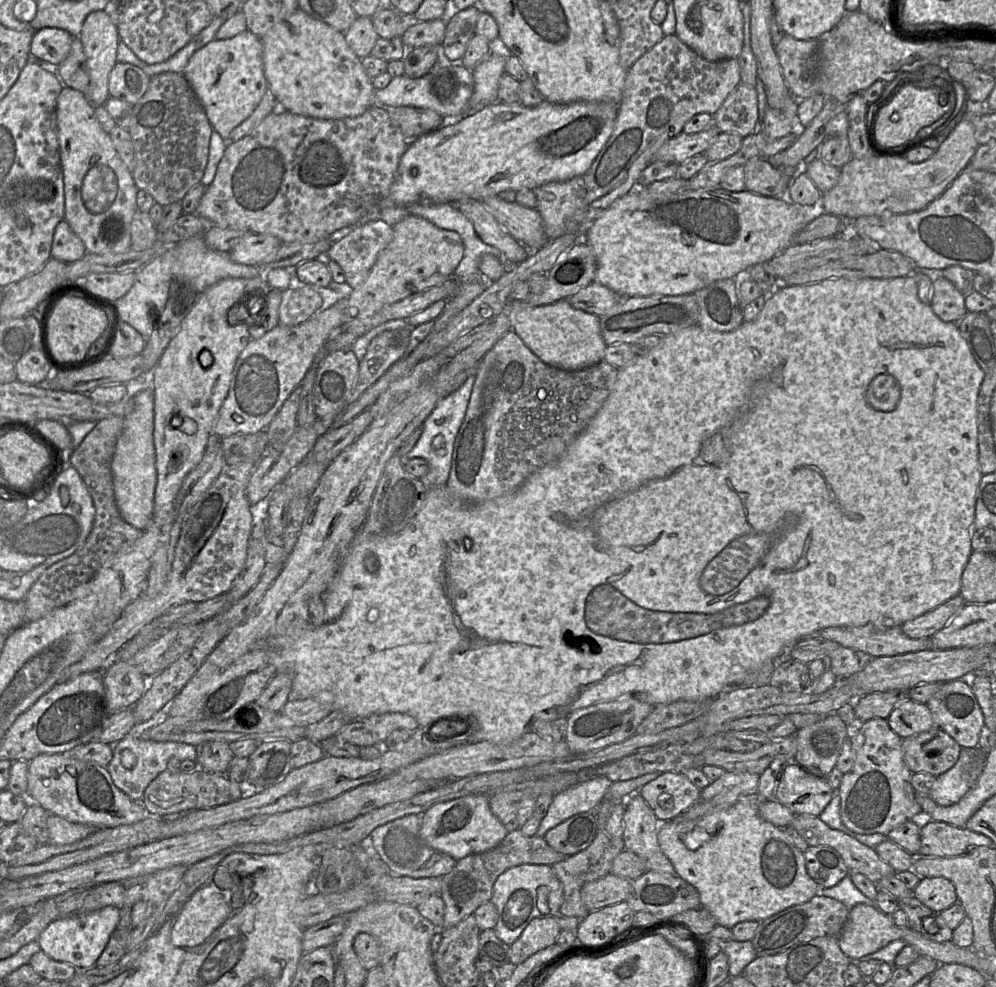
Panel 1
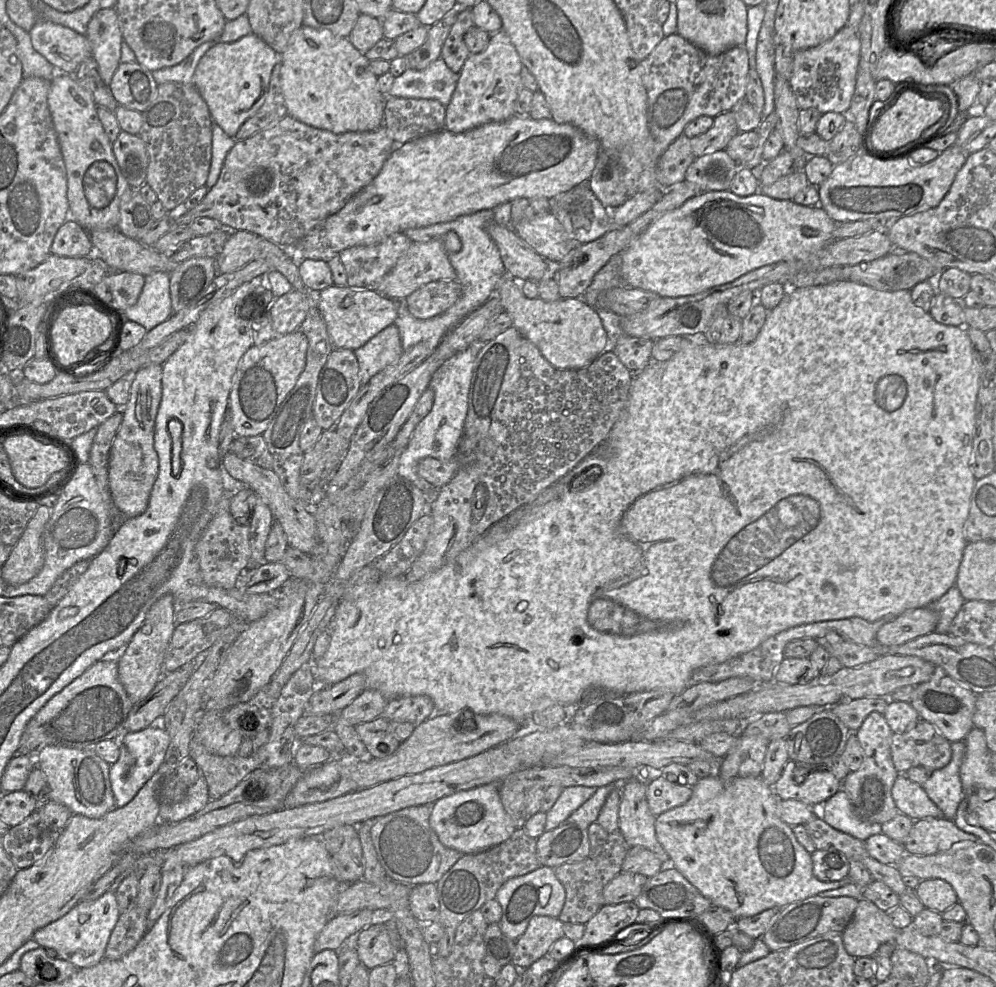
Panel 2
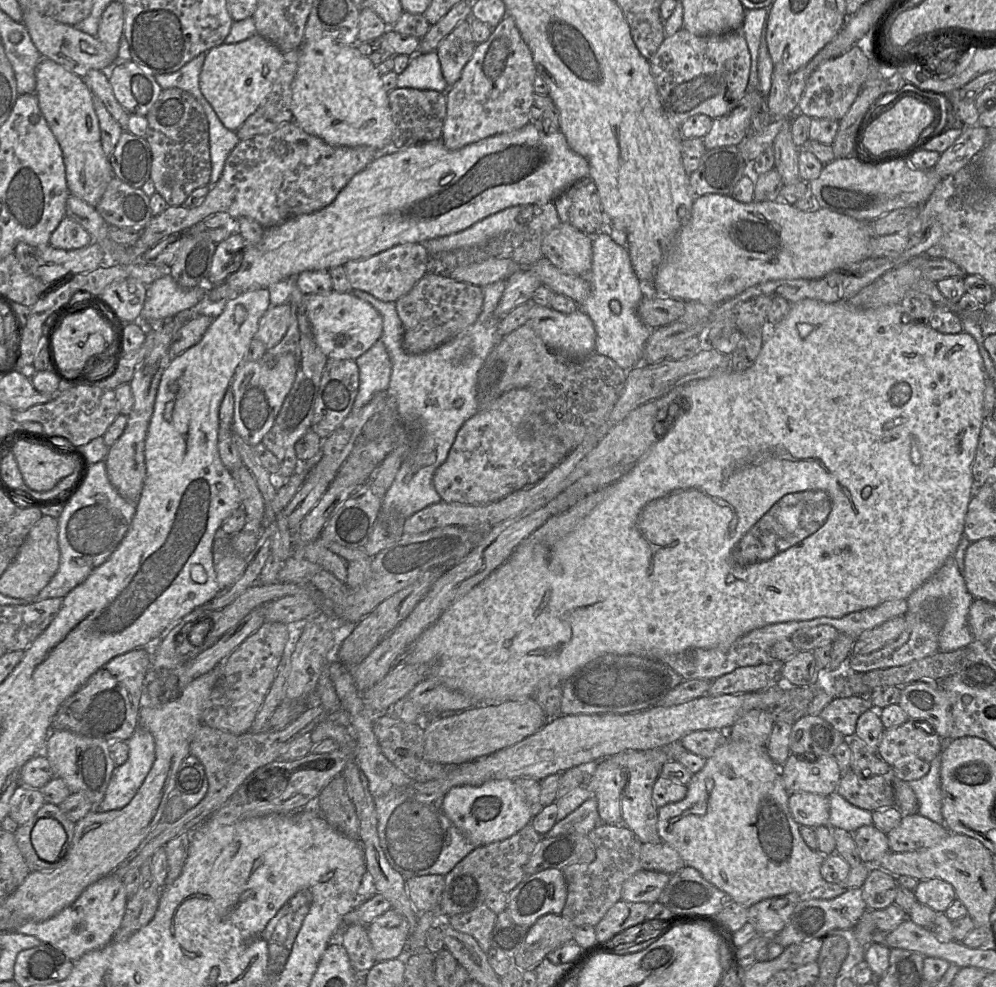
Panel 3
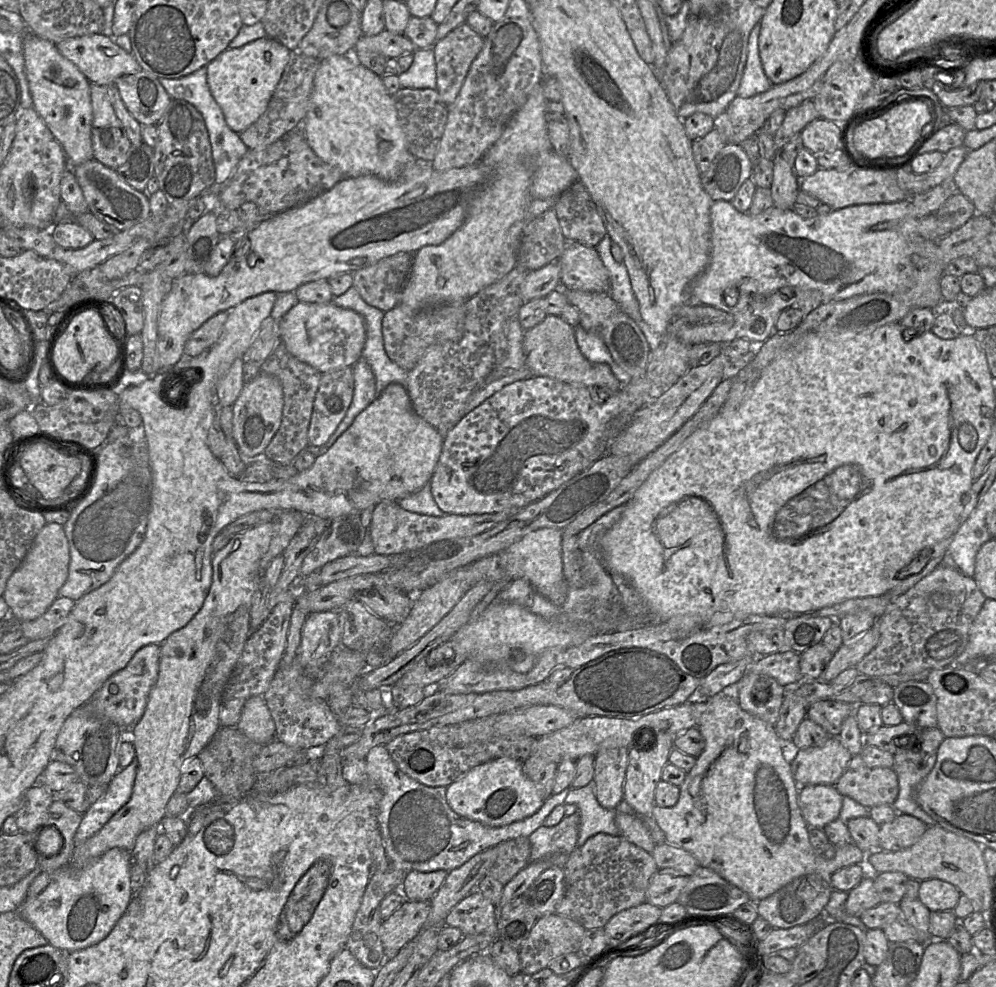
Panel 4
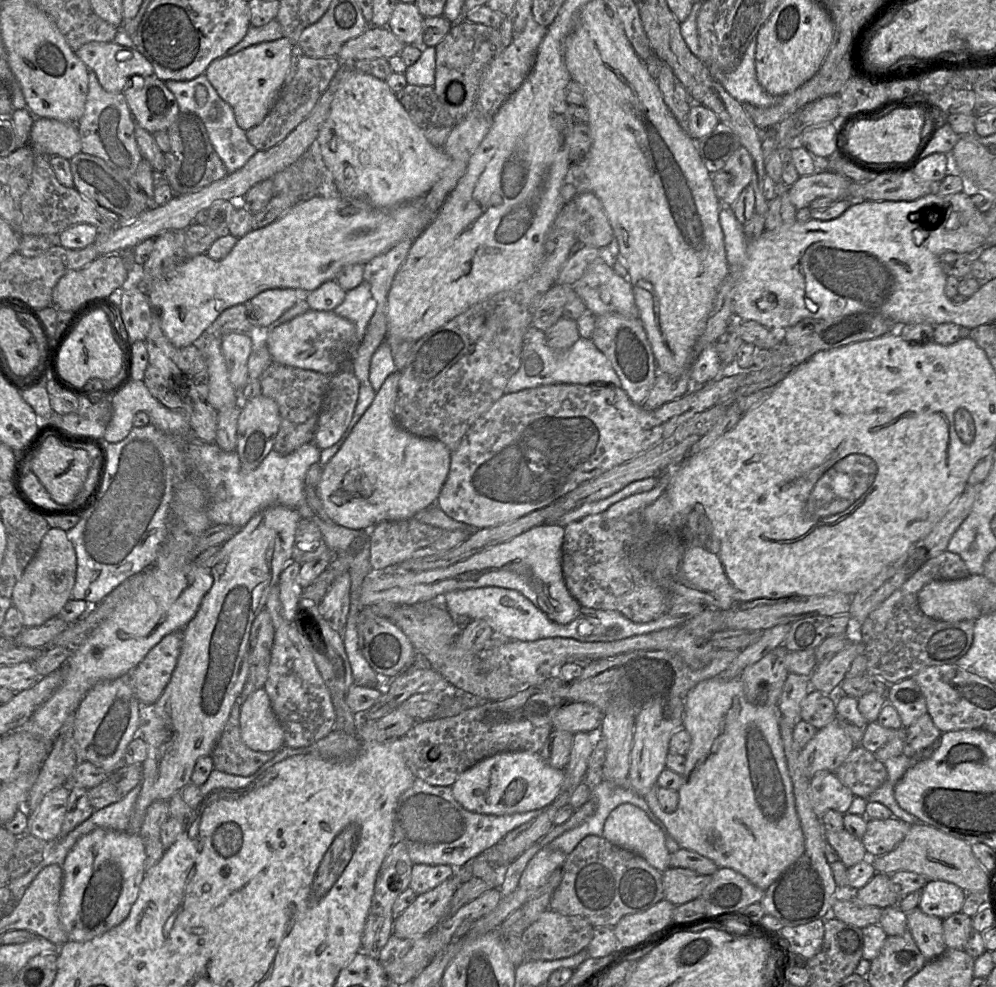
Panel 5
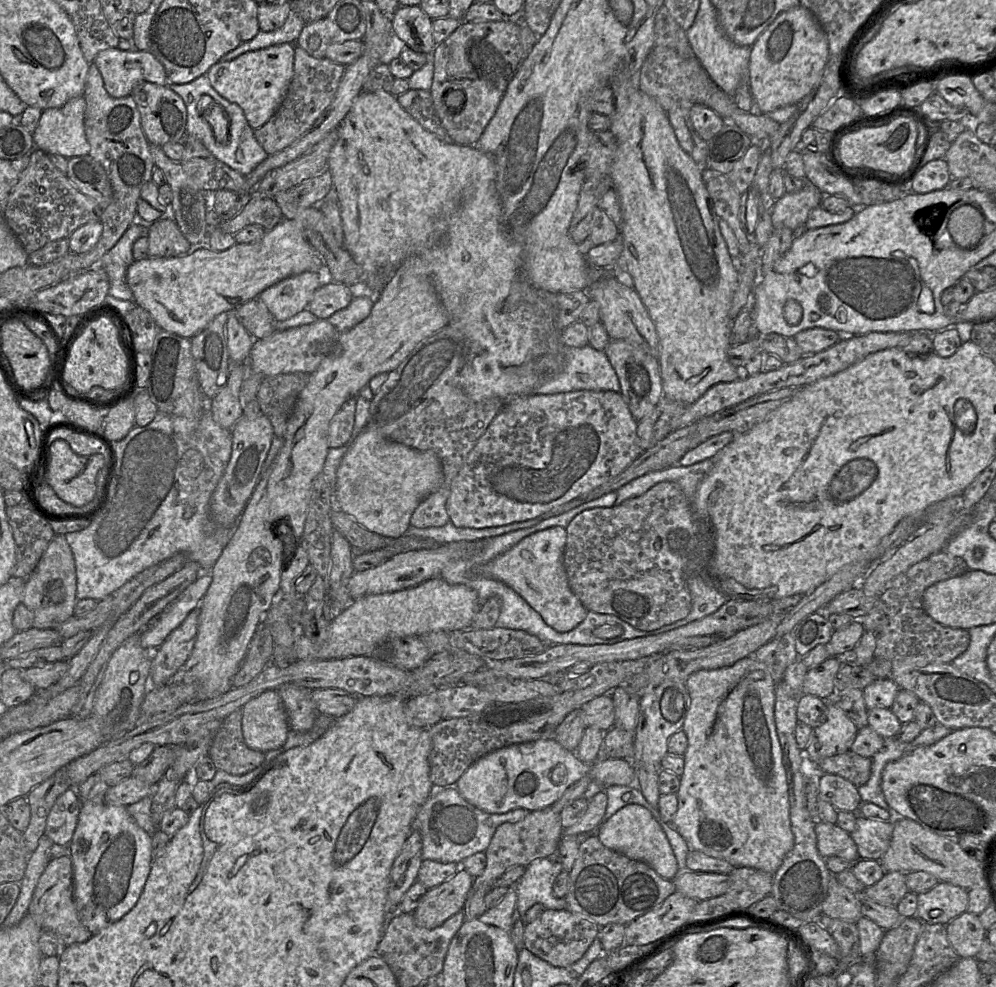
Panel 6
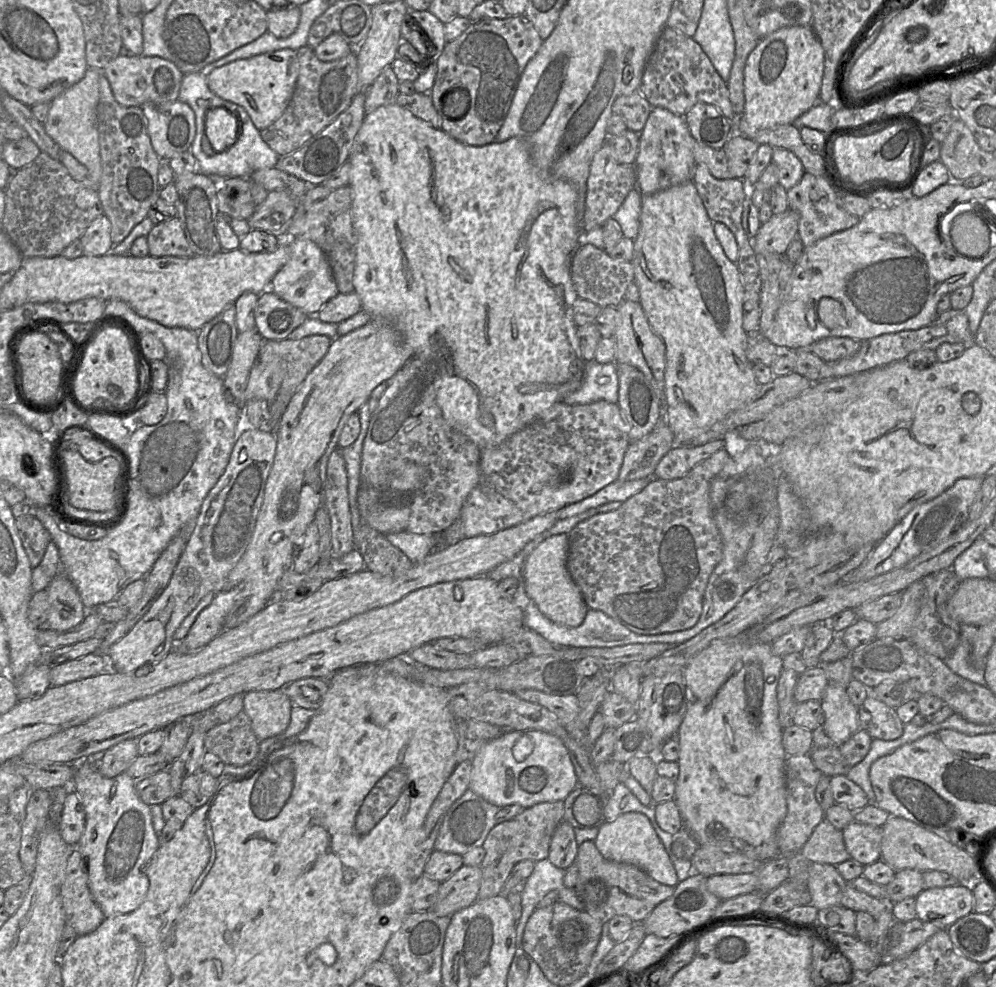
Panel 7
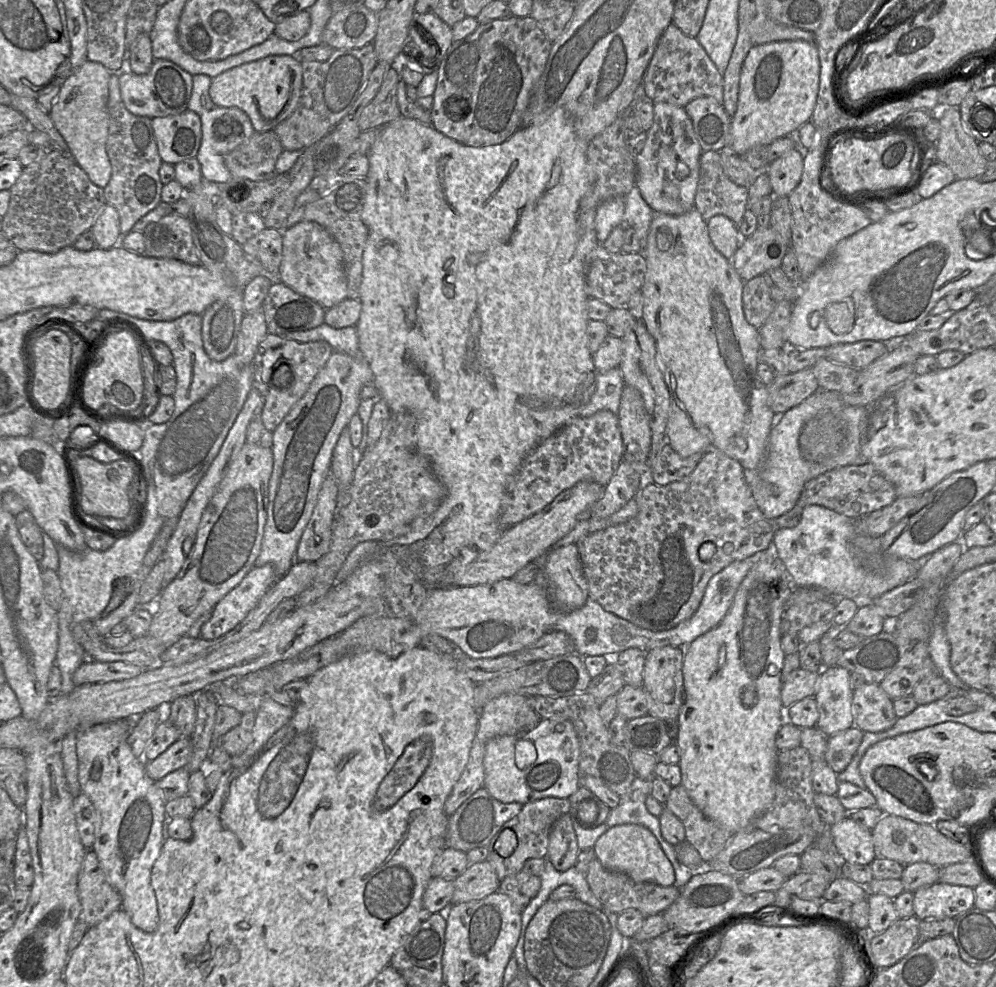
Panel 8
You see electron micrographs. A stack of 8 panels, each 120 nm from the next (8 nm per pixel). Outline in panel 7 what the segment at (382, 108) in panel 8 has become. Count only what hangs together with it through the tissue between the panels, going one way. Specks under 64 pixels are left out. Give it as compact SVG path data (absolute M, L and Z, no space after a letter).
M392 67L384 68L366 91L365 114L372 113L380 106L395 104L399 82Z

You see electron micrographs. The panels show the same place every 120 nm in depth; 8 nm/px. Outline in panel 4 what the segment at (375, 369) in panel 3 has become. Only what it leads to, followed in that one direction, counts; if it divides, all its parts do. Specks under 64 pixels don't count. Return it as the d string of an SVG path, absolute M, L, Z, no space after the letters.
M360 358L355 365L353 365L353 372L355 378L355 390L352 402L344 419L324 445L318 447L309 443L305 448L312 452L316 457L325 453L351 426L355 418L377 397L376 380L369 364L364 359Z

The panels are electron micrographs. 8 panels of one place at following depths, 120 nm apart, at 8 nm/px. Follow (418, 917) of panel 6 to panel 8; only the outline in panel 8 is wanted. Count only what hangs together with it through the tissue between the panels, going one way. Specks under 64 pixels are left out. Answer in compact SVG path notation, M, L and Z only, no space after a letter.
M487 860L469 864L466 870L453 880L451 903L454 905L483 899L497 892L500 882Z

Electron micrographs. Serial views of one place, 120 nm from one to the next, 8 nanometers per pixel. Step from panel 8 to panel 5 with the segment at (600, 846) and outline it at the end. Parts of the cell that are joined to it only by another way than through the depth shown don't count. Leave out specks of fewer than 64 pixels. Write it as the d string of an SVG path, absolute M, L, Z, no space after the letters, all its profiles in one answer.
M623 803L611 811L604 825L603 837L614 845L643 857L660 872L664 872L670 867L670 852L667 849L662 830L650 820L642 809L633 804Z

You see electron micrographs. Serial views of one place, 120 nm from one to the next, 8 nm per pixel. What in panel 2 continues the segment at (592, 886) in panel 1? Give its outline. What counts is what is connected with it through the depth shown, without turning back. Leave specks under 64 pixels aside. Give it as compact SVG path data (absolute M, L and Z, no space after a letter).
M620 872L603 889L604 905L634 901L647 880L642 874Z

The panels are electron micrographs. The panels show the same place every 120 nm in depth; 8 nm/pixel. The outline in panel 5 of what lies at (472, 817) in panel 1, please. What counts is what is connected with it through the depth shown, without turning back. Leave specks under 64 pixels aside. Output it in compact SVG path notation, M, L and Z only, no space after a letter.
M513 751L487 757L461 773L452 784L454 798L471 812L507 815L543 809L562 790L564 769L547 764L538 752Z

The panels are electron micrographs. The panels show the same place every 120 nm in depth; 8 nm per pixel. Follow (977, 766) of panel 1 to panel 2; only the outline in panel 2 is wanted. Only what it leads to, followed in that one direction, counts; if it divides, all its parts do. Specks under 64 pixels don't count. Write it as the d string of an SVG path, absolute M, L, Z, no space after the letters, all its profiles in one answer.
M964 740L952 742L951 751L949 763L934 770L921 786L930 800L942 811L943 818L953 820L962 799L959 769L965 753Z

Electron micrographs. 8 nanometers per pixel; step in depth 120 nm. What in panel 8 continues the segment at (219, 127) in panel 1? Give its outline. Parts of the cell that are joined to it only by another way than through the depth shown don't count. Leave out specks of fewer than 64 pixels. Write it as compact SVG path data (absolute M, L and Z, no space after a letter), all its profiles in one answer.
M270 55L230 68L211 79L209 95L212 102L222 107L237 107L249 117L257 132L272 130L296 108L302 91L301 62L292 55Z

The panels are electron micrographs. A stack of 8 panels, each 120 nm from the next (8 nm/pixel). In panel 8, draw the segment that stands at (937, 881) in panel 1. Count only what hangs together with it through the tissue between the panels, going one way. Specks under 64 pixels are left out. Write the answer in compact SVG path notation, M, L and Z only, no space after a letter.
M937 882L915 891L914 916L921 920L956 918L974 907L974 889Z

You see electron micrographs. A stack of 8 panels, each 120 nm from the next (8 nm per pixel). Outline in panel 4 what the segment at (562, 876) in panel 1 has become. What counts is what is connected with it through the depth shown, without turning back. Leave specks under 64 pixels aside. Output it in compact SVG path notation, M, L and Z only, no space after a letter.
M598 833L590 837L583 846L577 847L563 867L565 892L555 913L568 917L585 929L603 928L617 913L646 902L646 892L653 875L659 870L652 855L621 836Z

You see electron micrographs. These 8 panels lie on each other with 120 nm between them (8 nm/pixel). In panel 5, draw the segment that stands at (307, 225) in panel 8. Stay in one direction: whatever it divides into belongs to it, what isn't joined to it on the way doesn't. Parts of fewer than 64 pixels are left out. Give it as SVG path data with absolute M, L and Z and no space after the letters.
M275 288L263 291L244 305L255 327L267 327L290 309L299 299L305 300L308 291Z

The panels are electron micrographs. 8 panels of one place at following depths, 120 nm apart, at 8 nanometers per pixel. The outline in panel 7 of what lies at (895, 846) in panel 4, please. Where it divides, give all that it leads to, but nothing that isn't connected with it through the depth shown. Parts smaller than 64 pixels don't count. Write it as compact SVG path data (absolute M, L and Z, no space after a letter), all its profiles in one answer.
M852 821L842 833L850 859L863 866L881 859L882 827Z

